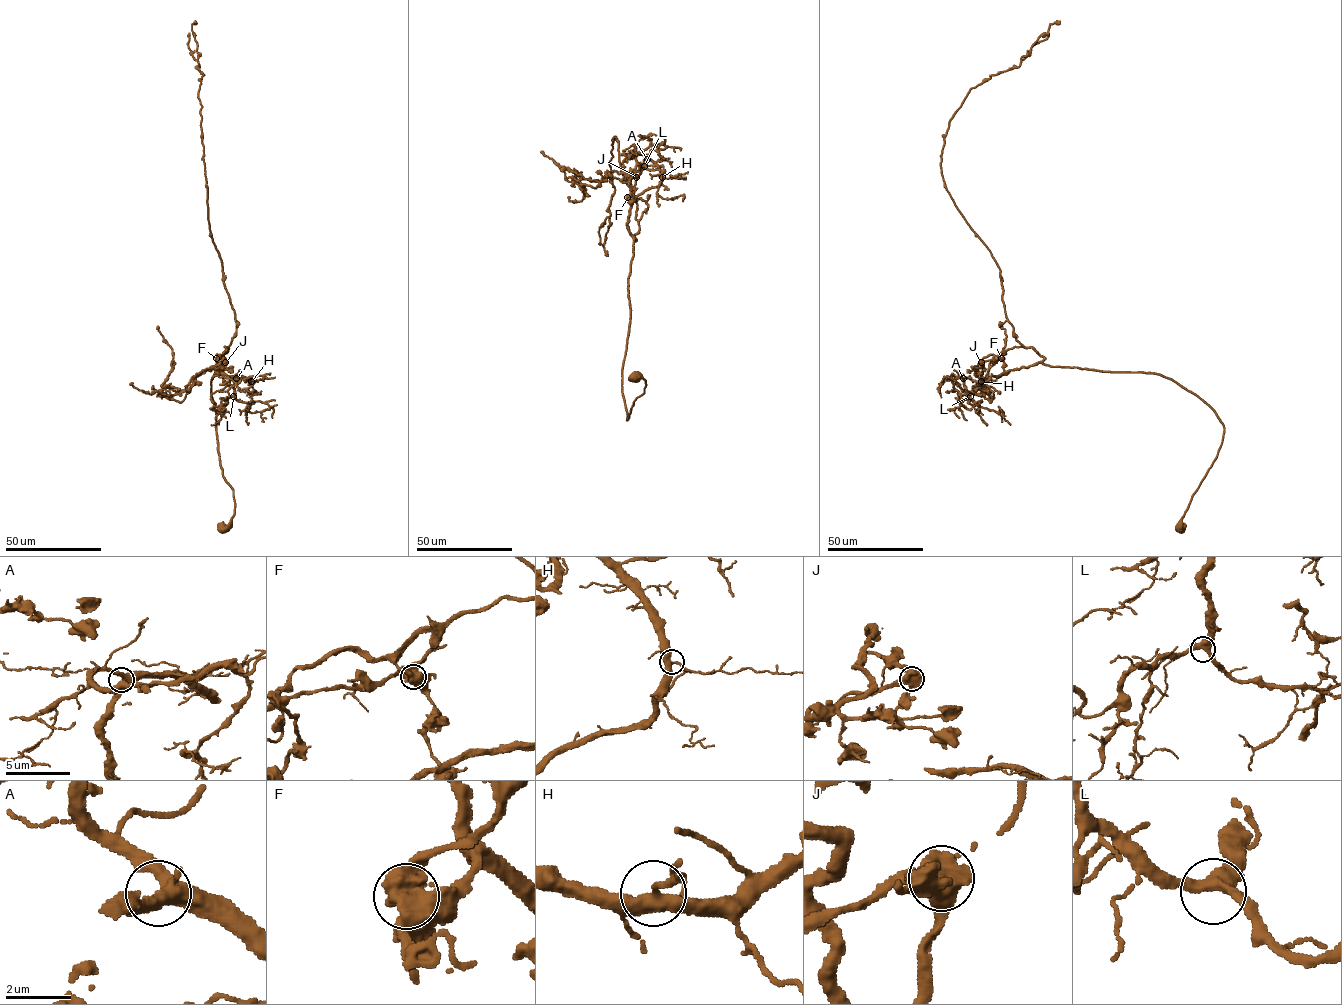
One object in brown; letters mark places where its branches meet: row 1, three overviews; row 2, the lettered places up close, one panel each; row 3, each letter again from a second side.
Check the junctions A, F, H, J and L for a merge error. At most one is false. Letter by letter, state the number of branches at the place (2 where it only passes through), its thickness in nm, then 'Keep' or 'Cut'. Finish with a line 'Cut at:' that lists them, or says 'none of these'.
A: Branches: 3. Thickness 440 nm. Keep
F: Branches: 3. Thickness 650 nm. Cut
H: Branches: 3. Thickness 400 nm. Keep
J: Branches: 3. Thickness 550 nm. Keep
L: Branches: 3. Thickness 400 nm. Keep
Cut at: F

